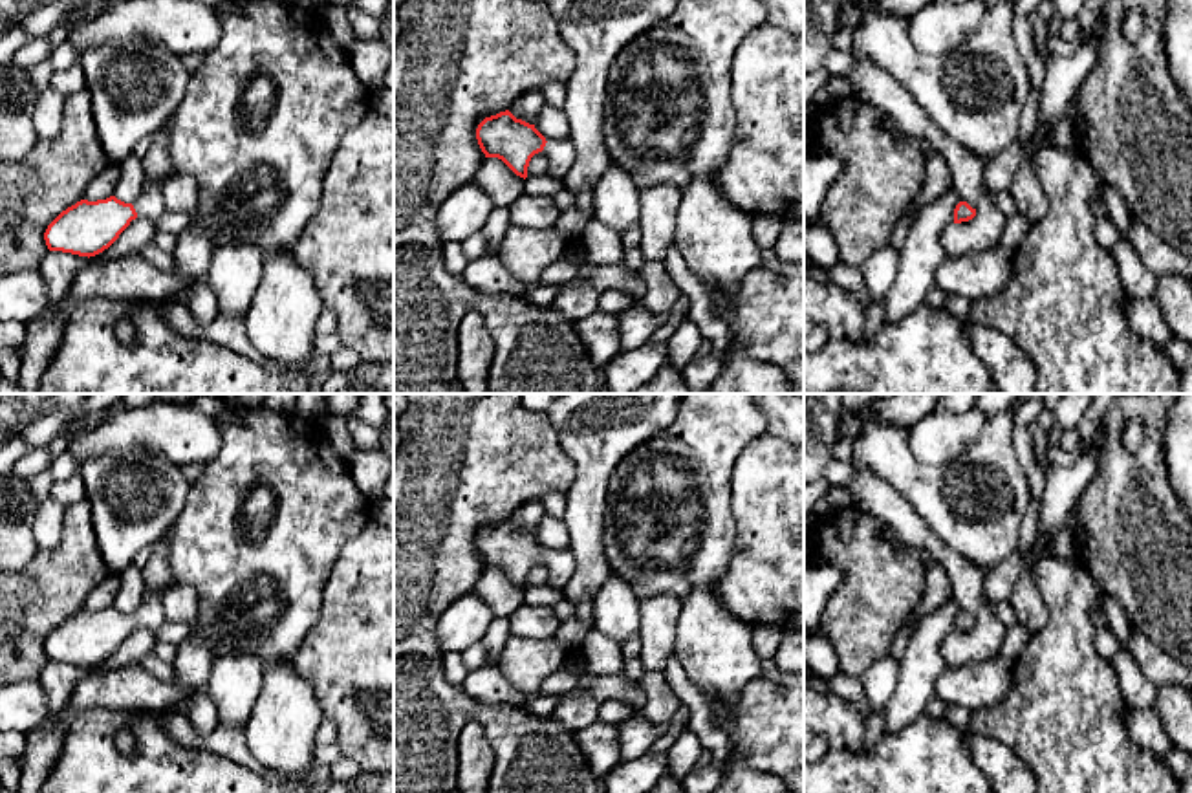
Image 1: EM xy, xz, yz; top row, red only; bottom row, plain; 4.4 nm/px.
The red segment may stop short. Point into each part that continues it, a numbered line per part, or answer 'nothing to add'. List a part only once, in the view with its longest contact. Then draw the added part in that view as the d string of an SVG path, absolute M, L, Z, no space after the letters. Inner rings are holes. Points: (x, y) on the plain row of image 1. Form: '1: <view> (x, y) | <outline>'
1: xy (151, 614) | M145 588L143 603L132 614L137 626L156 632L165 621L163 595L156 595Z

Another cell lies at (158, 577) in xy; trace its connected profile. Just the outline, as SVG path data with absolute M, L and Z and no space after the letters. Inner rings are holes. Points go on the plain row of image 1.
M159 538L152 546L150 560L141 571L145 579L145 588L156 595L163 595L174 582L163 538Z

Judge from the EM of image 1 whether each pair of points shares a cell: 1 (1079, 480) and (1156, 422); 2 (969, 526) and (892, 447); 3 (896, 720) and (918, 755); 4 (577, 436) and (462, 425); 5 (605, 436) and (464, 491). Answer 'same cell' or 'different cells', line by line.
1: different cells
2: same cell
3: different cells
4: different cells
5: different cells

